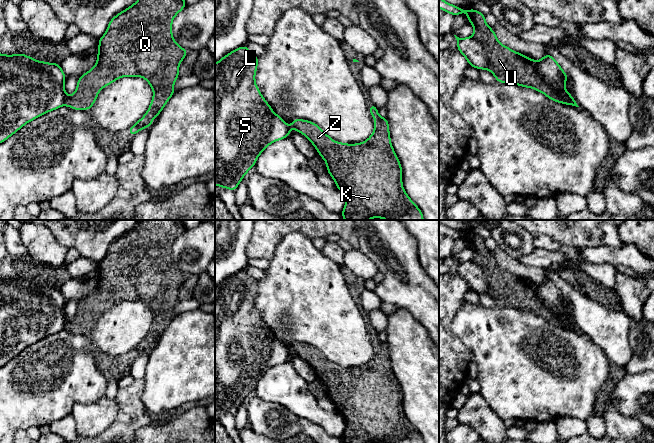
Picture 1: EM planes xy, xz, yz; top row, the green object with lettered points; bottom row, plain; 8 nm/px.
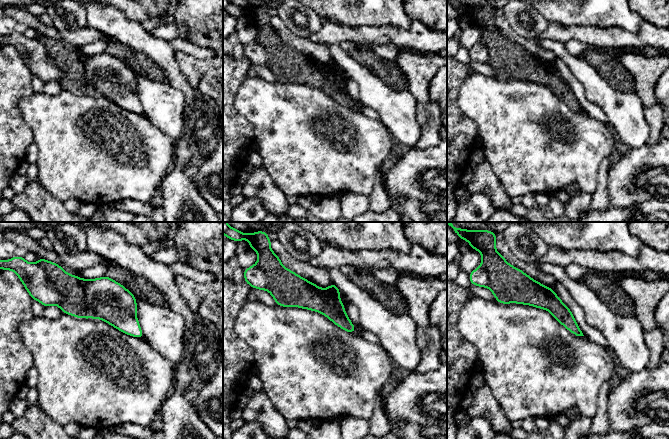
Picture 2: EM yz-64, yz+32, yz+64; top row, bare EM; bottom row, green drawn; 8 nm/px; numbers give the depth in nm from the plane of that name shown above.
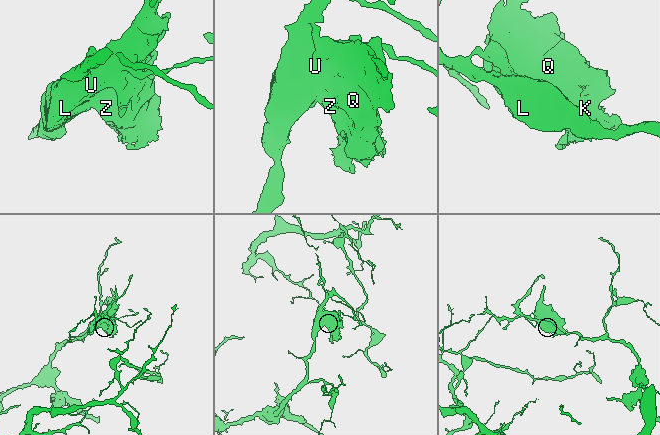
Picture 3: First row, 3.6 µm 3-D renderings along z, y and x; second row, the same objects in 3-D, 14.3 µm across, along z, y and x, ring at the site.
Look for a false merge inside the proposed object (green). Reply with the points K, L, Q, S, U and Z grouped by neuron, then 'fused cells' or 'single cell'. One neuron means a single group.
K Q U Z / L S | fused cells

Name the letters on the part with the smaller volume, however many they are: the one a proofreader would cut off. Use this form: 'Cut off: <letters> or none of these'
Cut off: K, Q, U, Z

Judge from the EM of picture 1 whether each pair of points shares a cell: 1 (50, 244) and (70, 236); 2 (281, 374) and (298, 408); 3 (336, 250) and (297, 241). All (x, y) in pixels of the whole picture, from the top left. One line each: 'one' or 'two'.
1: two
2: one
3: two

